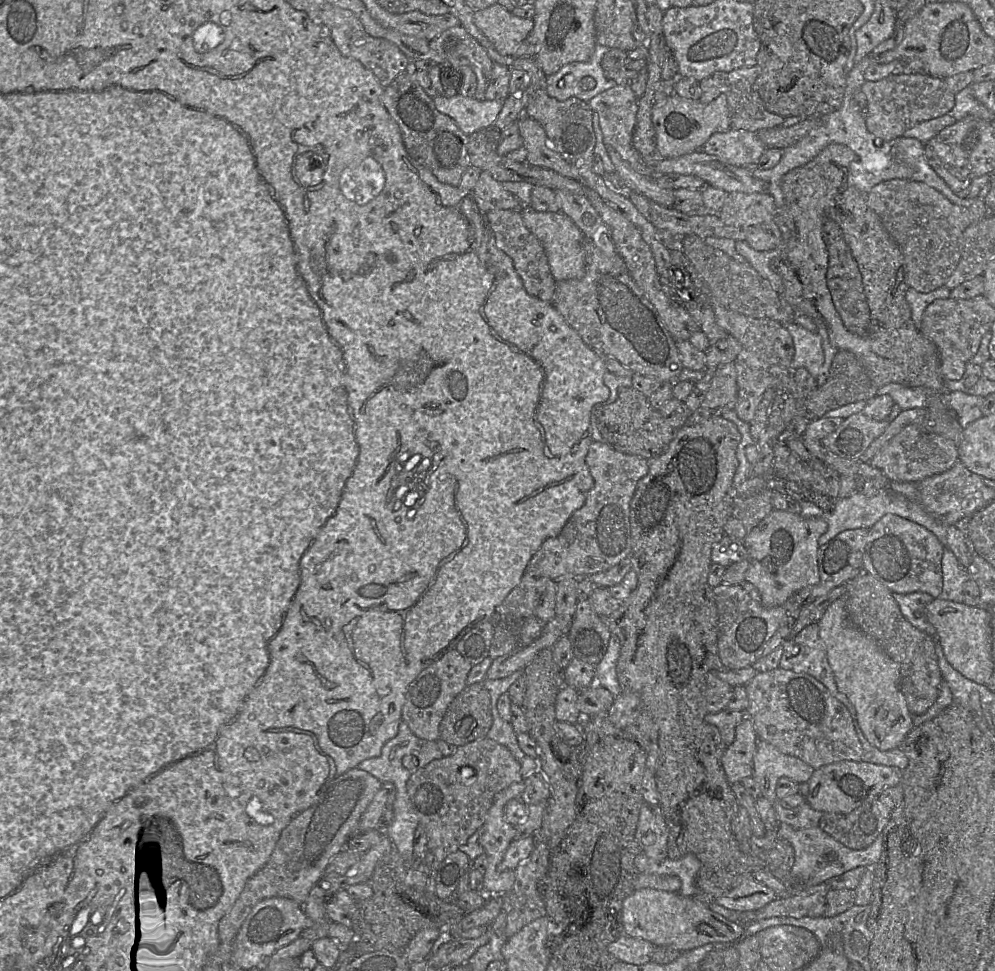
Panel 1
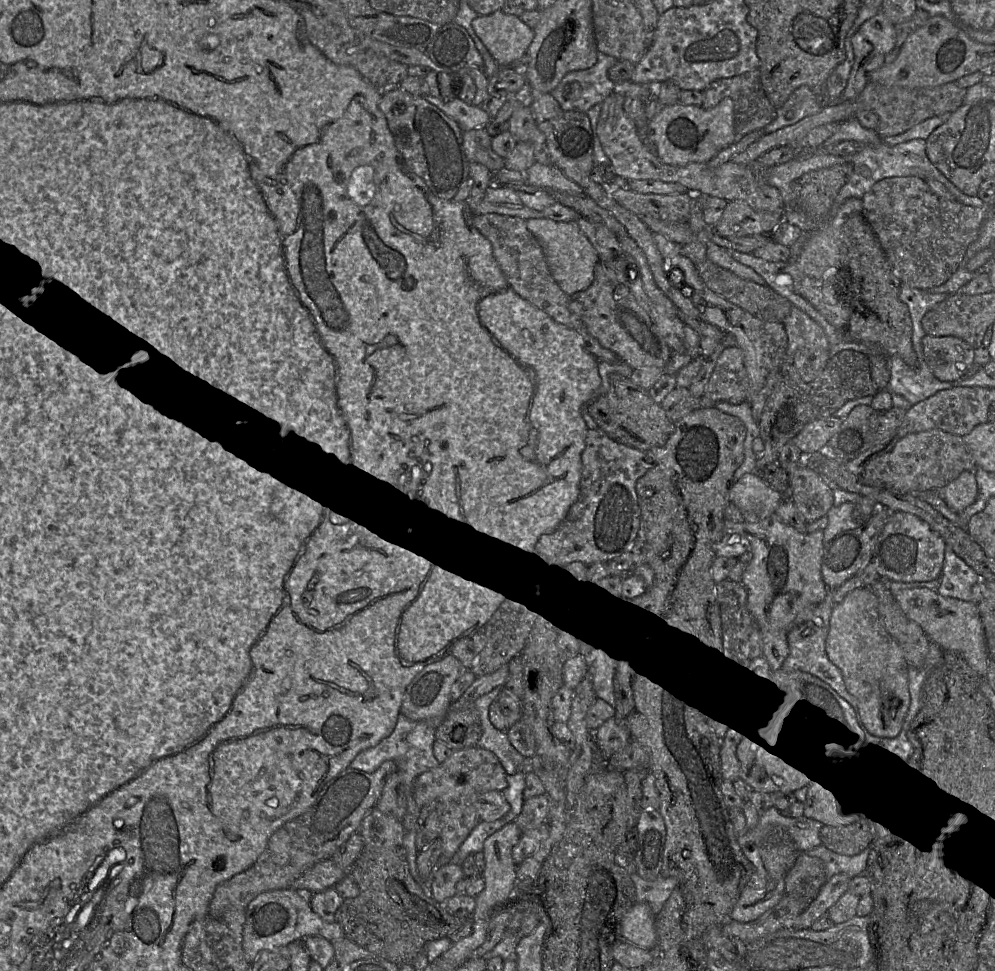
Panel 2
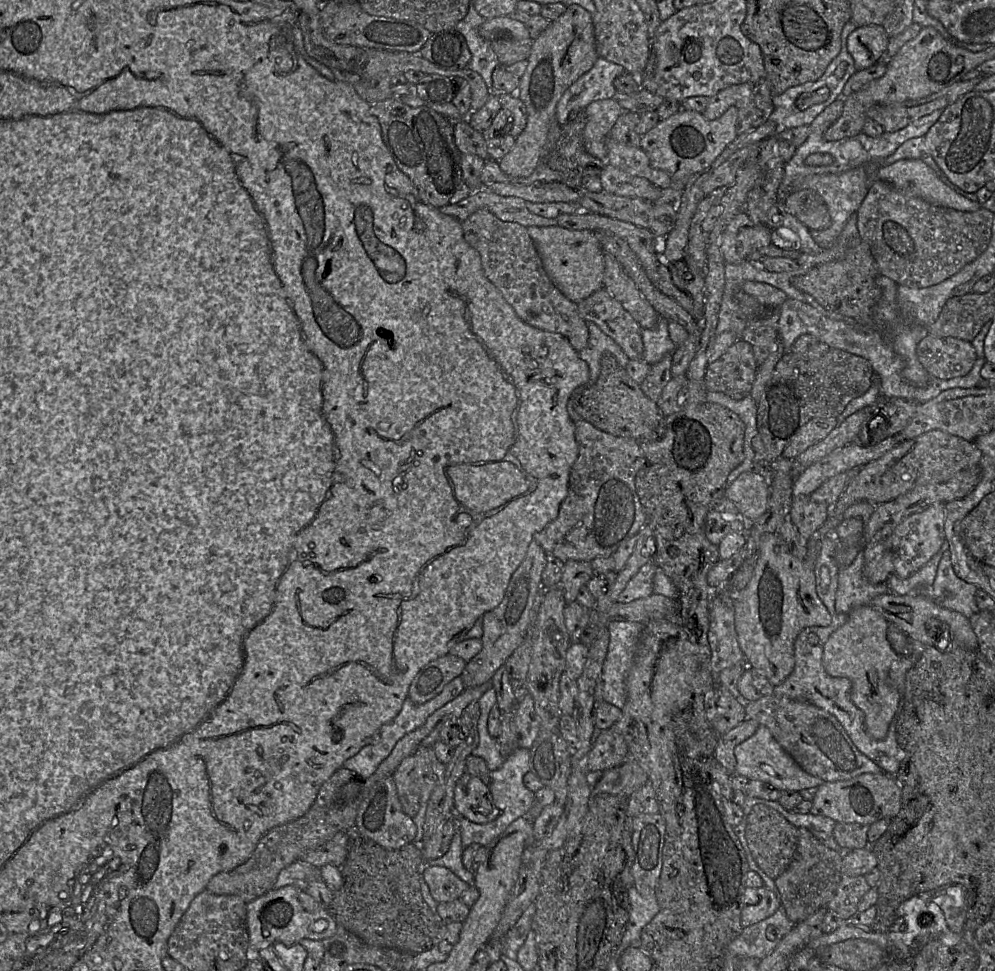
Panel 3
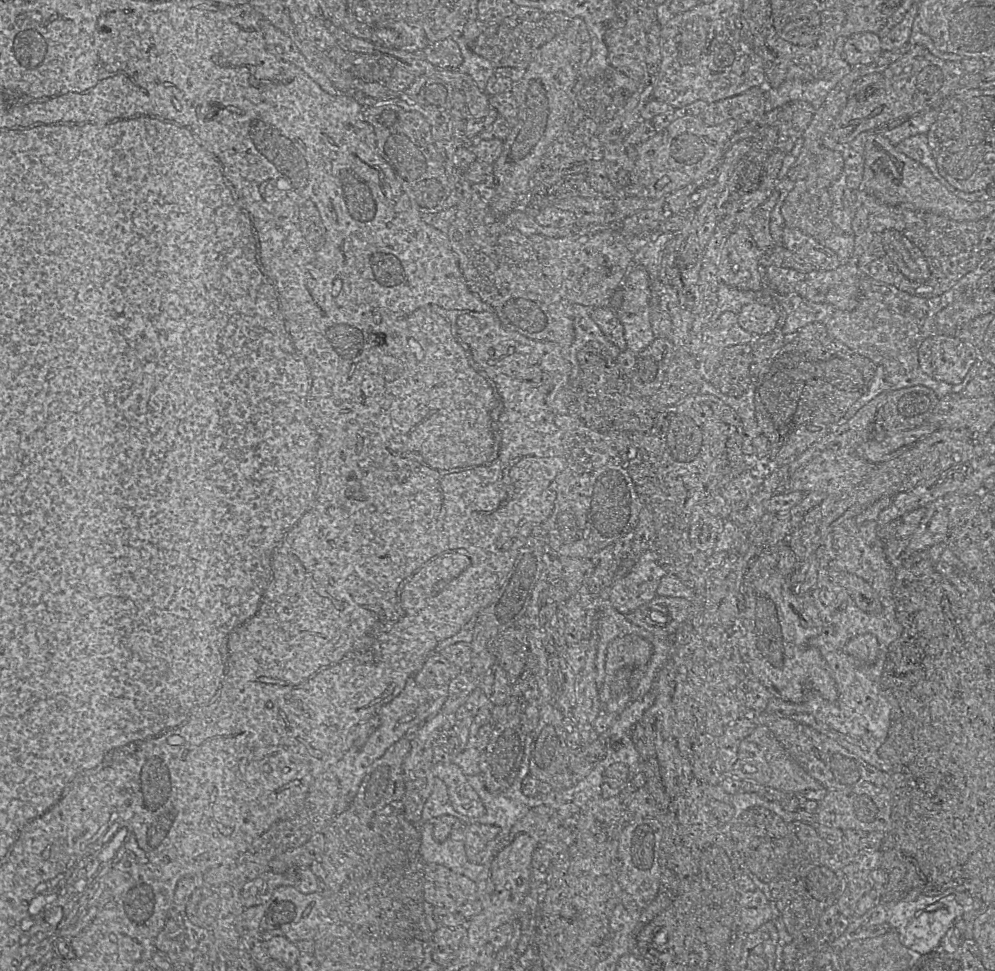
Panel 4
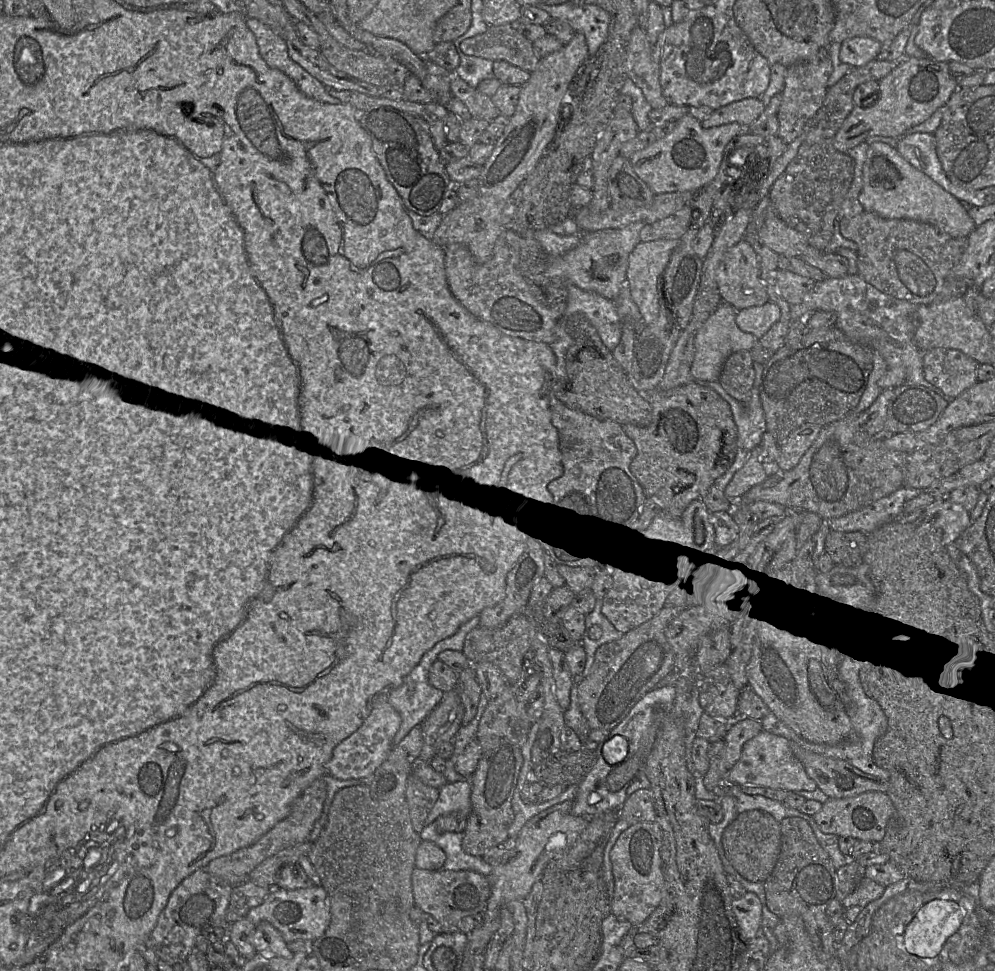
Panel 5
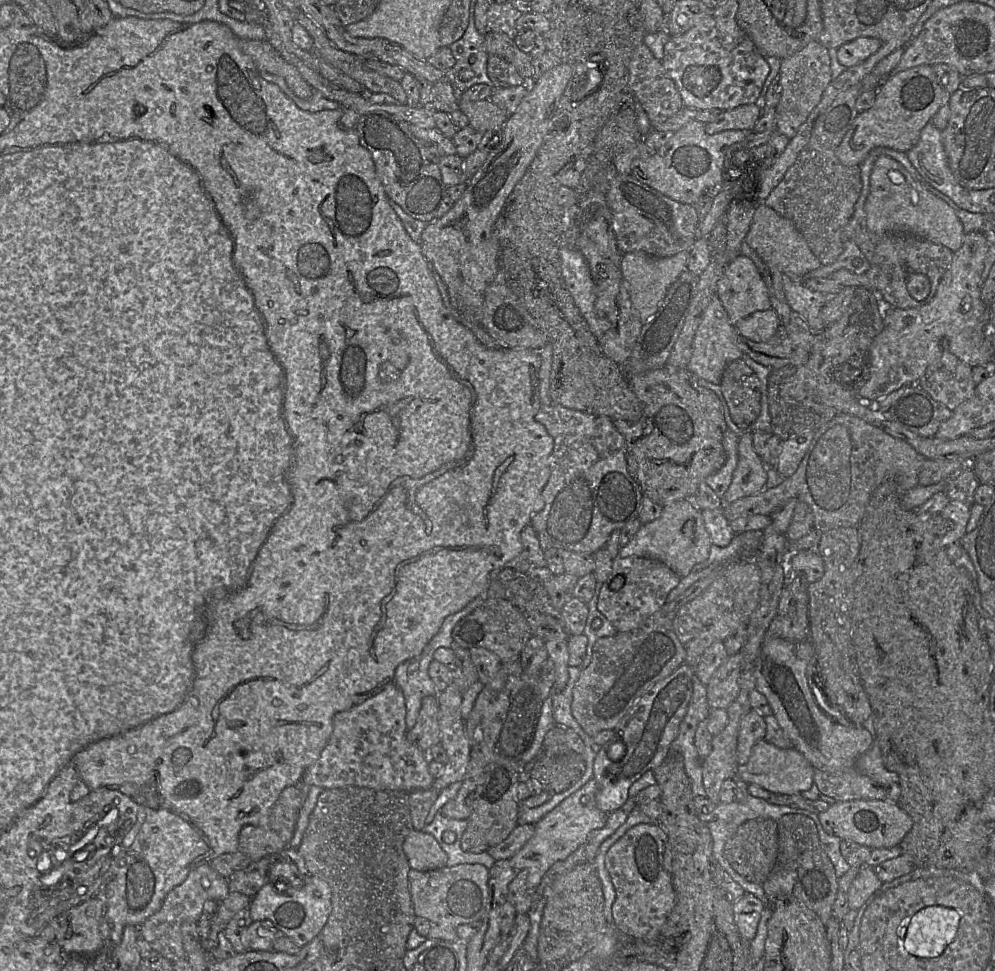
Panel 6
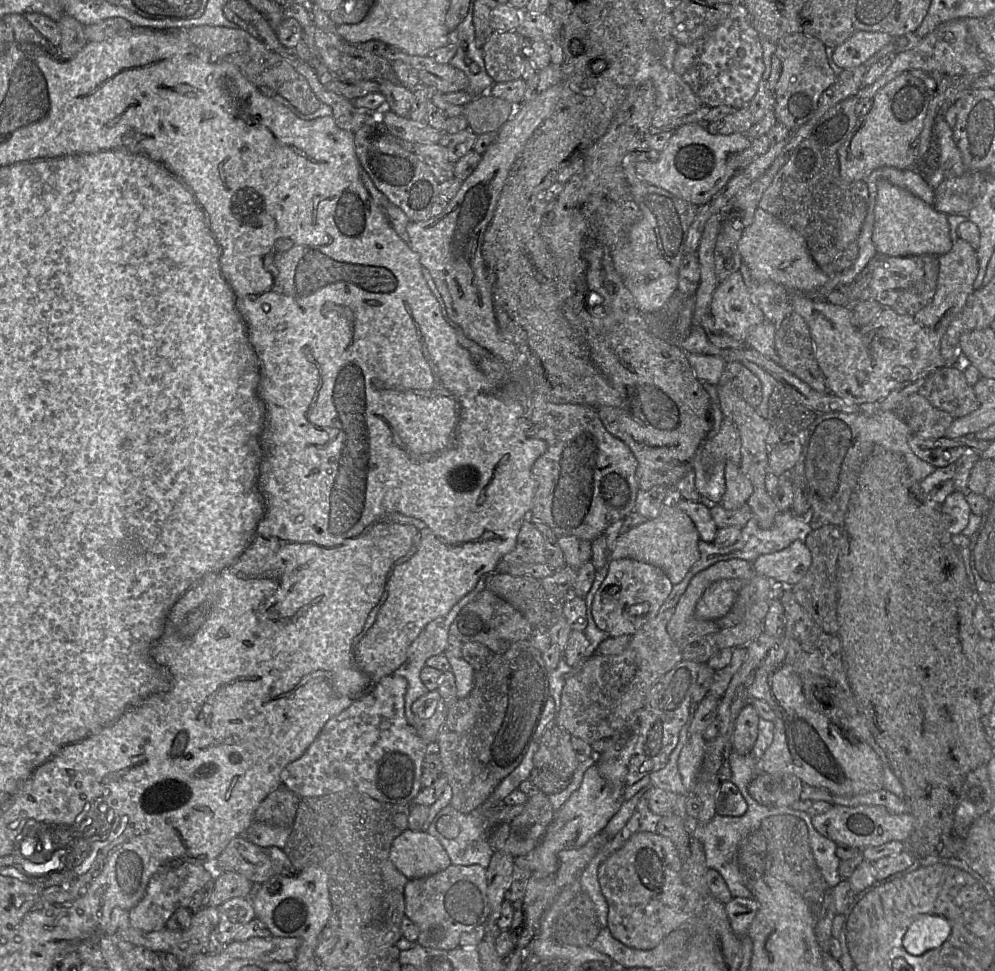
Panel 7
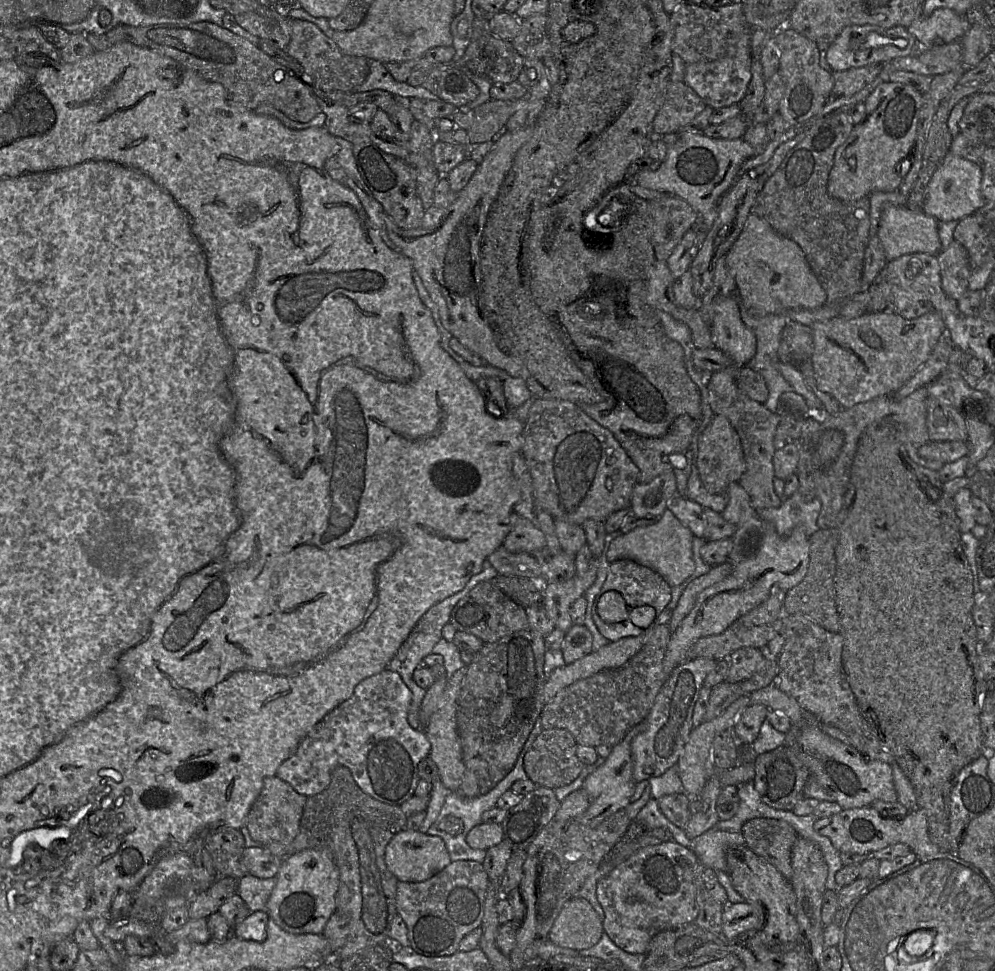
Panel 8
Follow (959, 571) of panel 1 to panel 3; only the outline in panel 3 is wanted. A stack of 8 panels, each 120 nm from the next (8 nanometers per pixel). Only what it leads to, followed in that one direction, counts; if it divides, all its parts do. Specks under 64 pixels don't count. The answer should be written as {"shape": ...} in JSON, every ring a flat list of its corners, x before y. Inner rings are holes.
{"shape":[[949,546,941,557,935,581,930,588,921,589,944,608,956,611,968,619,979,612,975,594,979,590,975,585,959,578,952,565]]}

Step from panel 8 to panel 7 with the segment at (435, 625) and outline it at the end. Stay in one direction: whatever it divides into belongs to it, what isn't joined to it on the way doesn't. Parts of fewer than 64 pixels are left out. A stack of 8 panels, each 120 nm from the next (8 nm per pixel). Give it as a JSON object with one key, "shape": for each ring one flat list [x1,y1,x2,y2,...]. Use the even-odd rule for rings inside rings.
{"shape":[[481,577,477,582,476,586,473,590,471,590,468,594,462,597,451,609,448,613,435,618,431,622,429,622,420,634,413,640,411,645,408,648,406,660,401,664,394,672,395,675,403,676,407,682,408,687,405,694,405,715,407,721,414,727,414,713,412,711,412,704,422,695,428,692,427,688,421,681,420,672,423,667,426,665,426,661,433,655,442,654,448,646,448,636,449,630,452,622,457,617,458,613,461,609,470,603,478,593,486,589,486,577]]}

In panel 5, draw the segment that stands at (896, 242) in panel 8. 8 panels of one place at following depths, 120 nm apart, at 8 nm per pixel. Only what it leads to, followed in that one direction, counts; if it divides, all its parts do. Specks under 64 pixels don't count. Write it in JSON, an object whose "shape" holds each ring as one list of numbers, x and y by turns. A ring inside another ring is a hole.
{"shape":[[883,142,868,148,863,167,863,189,860,203,865,211,885,219,911,219,929,223,954,237,968,237,977,227,966,207,929,176,907,162,897,149]]}

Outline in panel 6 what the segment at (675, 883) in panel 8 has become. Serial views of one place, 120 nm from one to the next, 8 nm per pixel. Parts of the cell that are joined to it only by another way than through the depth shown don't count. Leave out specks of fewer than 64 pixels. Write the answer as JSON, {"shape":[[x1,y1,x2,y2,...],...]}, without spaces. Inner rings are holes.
{"shape":[[640,823,630,828,605,856,605,868,615,889,613,927,624,938,655,937,674,907,675,890,664,863,667,847,668,836,659,823]]}

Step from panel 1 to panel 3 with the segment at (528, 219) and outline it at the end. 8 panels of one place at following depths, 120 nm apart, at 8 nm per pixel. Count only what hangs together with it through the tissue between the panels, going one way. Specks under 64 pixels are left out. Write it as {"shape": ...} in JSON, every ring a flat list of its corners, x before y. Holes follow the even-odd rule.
{"shape":[[530,226,527,231,548,277,569,300,579,303,604,287,604,251,595,232,560,226]]}

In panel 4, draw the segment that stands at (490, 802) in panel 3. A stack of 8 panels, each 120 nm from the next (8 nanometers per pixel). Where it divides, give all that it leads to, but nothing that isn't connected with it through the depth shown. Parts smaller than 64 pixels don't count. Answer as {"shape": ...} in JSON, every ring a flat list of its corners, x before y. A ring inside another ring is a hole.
{"shape":[[434,763,433,773,448,787,453,807,462,815,478,818,485,814,485,806,477,792,470,785,467,775,453,763]]}

